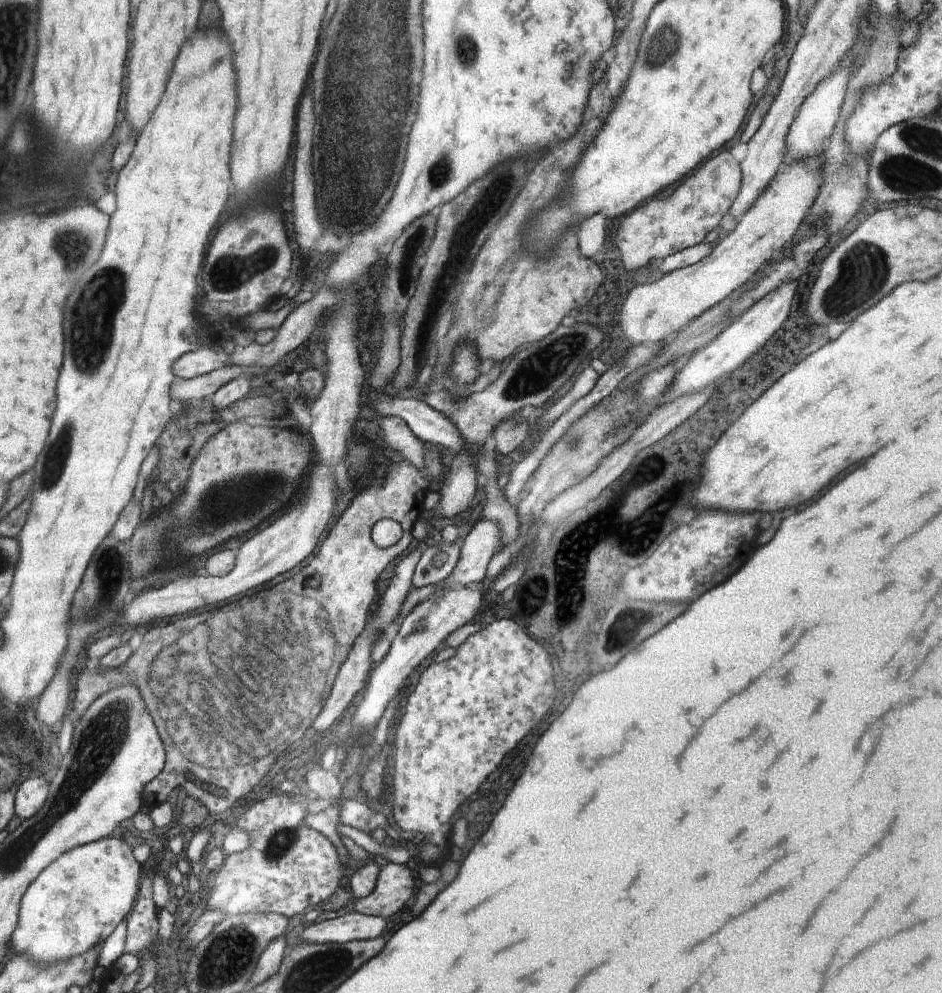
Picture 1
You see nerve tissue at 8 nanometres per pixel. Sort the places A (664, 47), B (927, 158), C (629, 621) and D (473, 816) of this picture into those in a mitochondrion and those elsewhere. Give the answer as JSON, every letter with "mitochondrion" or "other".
{"A":"mitochondrion","B":"mitochondrion","C":"mitochondrion","D":"mitochondrion"}

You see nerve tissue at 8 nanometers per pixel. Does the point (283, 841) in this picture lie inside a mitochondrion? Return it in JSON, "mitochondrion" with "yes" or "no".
{"mitochondrion":"yes"}

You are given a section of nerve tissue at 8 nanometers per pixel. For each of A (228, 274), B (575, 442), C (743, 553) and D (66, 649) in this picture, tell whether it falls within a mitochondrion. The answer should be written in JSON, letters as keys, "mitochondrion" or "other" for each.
{"A":"mitochondrion","B":"mitochondrion","C":"other","D":"other"}

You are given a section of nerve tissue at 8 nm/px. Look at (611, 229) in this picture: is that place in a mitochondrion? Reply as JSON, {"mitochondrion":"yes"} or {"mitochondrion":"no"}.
{"mitochondrion":"no"}

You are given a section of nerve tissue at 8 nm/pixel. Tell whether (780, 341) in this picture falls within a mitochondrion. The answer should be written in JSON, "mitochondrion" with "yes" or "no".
{"mitochondrion":"no"}

